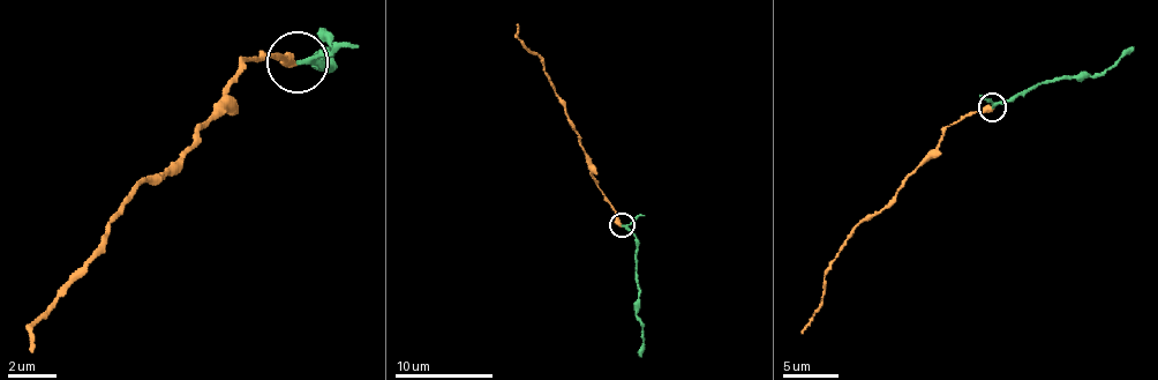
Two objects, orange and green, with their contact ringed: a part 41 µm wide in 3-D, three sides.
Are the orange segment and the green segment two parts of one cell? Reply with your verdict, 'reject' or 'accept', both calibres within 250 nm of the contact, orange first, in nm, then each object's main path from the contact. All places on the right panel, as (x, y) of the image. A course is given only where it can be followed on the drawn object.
accept; calibres 400 and 170 nm; course orange (993, 107), (948, 125), (938, 147), (854, 229), (824, 277), (821, 307), (801, 334); course green (993, 107), (1043, 82), (1096, 76), (1111, 68), (1133, 49)

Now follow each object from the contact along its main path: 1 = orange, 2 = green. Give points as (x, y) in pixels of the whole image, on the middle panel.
1: (623, 225), (592, 174), (581, 136), (554, 89), (539, 53), (524, 46), (518, 37), (517, 23)
2: (623, 225), (637, 244), (636, 318), (643, 332), (644, 350), (638, 356)

